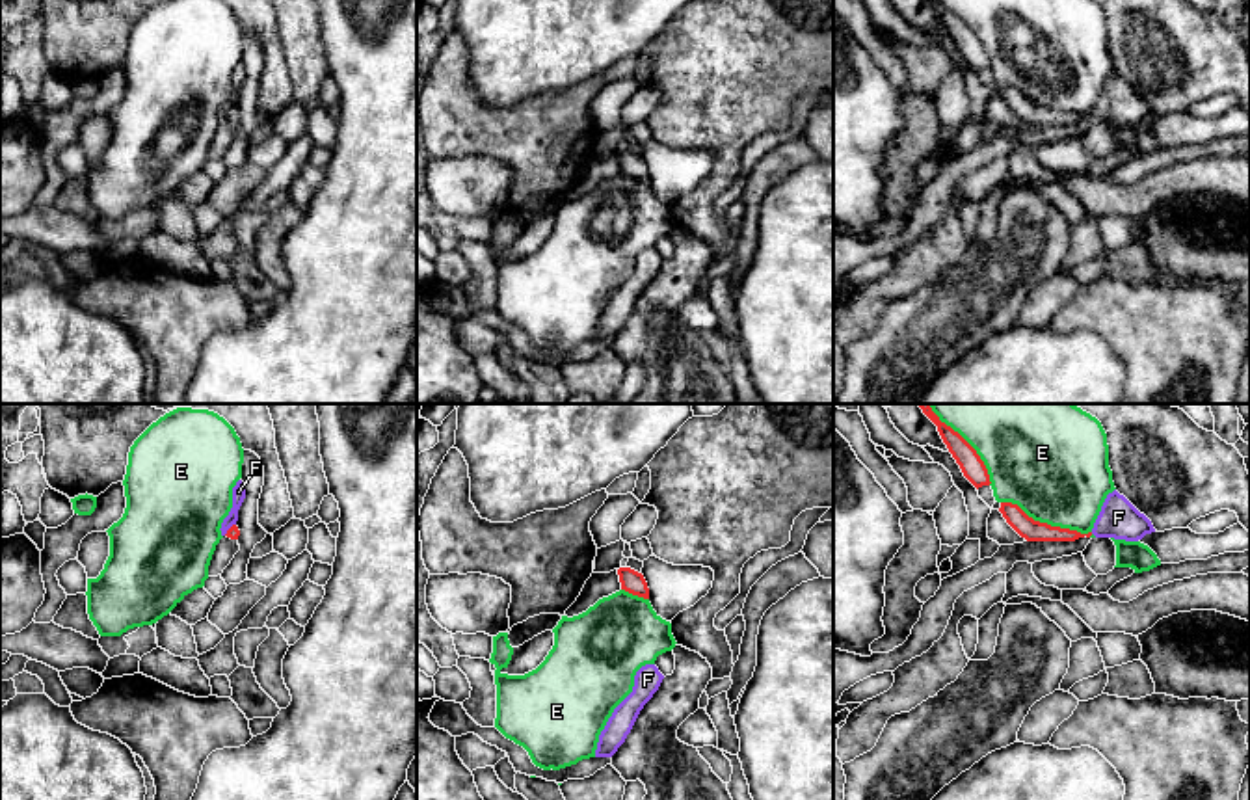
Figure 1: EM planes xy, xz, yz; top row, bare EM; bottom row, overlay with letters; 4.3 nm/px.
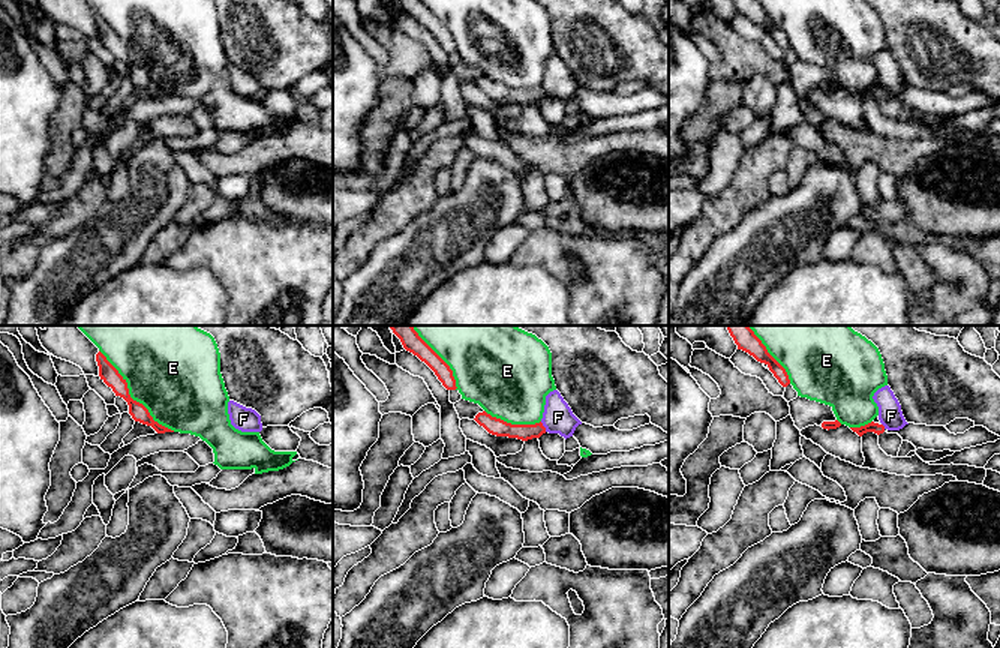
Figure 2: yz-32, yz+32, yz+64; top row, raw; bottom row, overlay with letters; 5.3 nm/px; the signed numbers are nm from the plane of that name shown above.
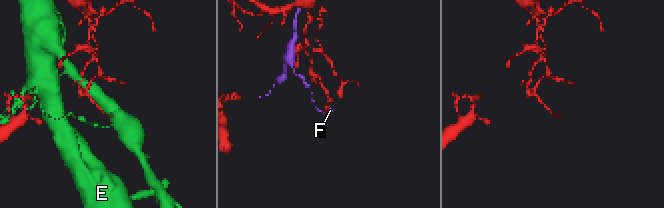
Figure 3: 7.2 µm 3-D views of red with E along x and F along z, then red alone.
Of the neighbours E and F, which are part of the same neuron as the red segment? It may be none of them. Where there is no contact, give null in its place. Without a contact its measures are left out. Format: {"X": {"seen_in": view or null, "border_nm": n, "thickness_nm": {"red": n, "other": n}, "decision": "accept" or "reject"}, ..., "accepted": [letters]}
{"E": {"seen_in": "yz", "border_nm": 420, "thickness_nm": {"red": 100, "other": 460}, "decision": "reject"}, "F": {"seen_in": "xy", "border_nm": 80, "thickness_nm": {"red": 60, "other": 60}, "decision": "reject"}, "accepted": []}

